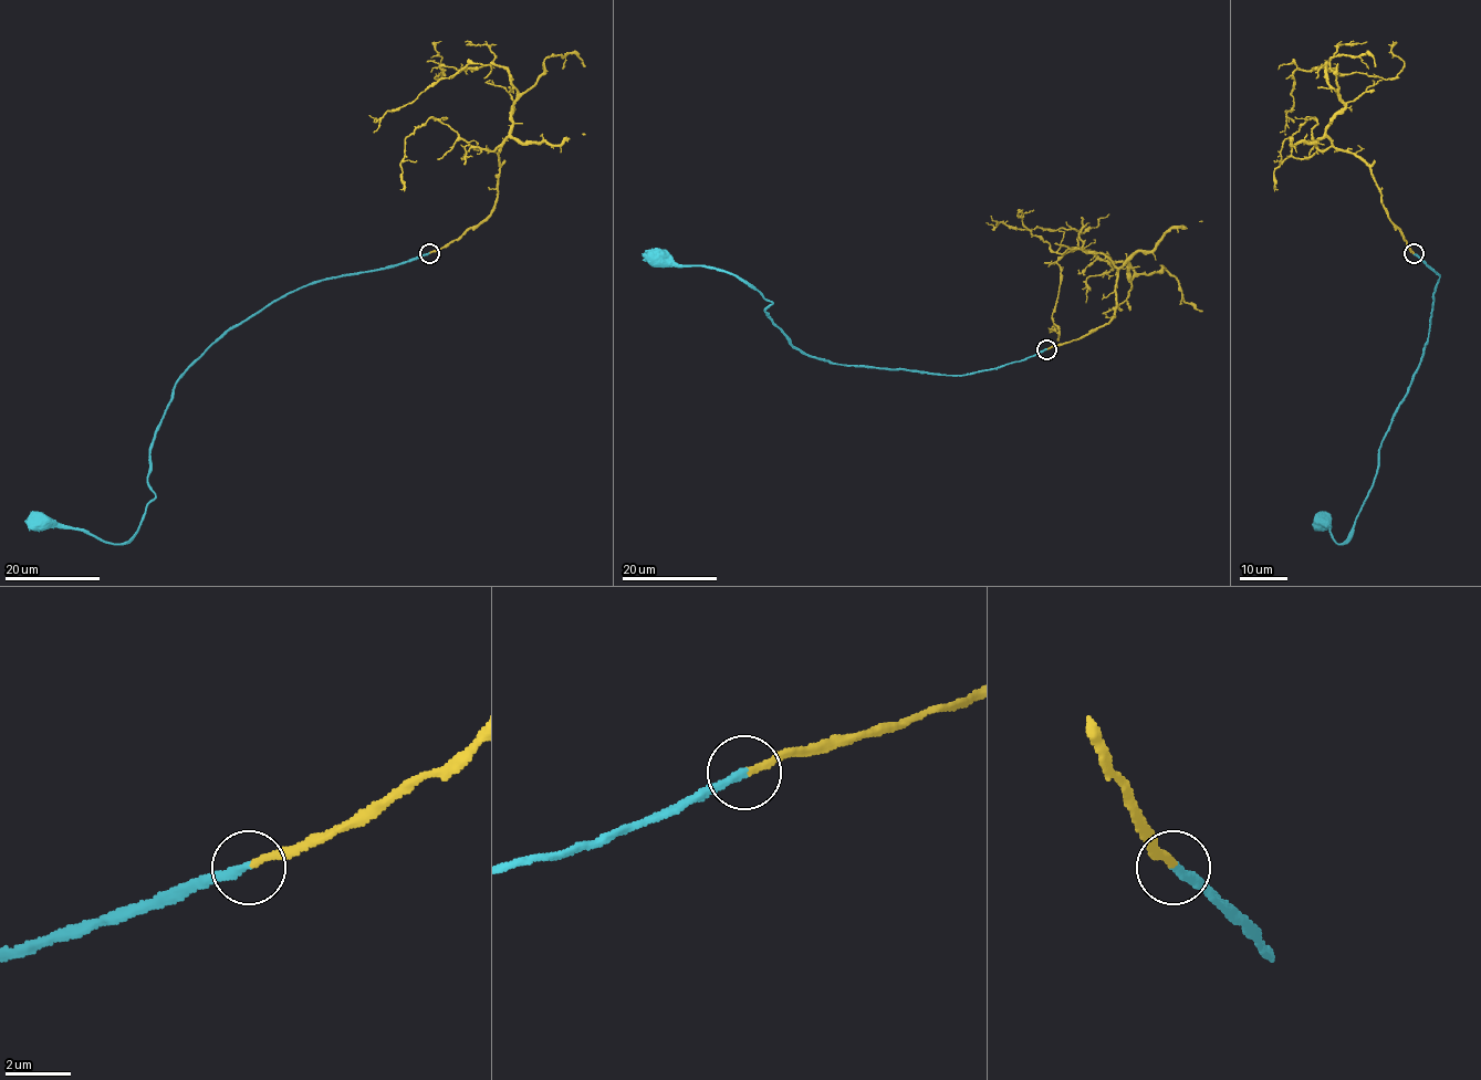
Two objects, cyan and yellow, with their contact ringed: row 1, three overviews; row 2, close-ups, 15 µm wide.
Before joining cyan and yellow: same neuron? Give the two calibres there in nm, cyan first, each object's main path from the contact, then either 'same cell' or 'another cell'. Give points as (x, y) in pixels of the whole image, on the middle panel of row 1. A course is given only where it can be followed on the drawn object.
240/200 nm | cyan via (1045, 348), (962, 375), (842, 365), (791, 344), (764, 311), (772, 303), (744, 280), (659, 261) | yellow via (1045, 348), (1114, 316), (1127, 261), (1129, 280), (1126, 262), (1065, 253), (1052, 315), (1057, 339), (1057, 328) | same cell

